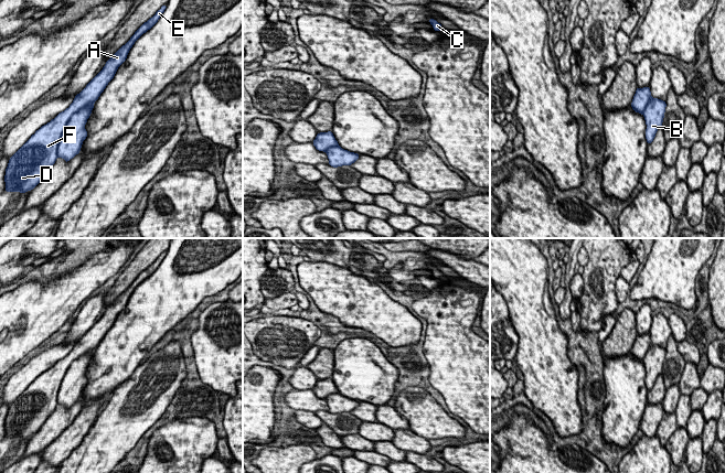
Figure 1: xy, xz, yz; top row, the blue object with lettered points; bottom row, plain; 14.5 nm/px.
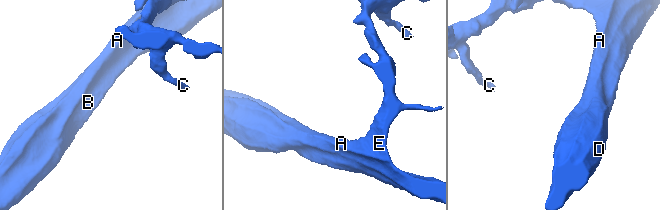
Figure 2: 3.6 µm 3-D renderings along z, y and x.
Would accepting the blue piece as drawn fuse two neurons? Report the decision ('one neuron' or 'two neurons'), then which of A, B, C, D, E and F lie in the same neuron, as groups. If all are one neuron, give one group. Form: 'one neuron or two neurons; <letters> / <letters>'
two neurons; A C D E F / B

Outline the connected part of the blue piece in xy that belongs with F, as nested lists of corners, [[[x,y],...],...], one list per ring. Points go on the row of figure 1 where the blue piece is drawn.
[[[167,4],[162,6],[145,22],[130,40],[107,60],[103,69],[75,96],[70,107],[36,130],[9,159],[4,175],[6,192],[25,193],[41,182],[57,159],[57,146],[71,117],[82,108],[95,104],[118,67],[126,61],[135,42],[158,22],[166,9]]]

